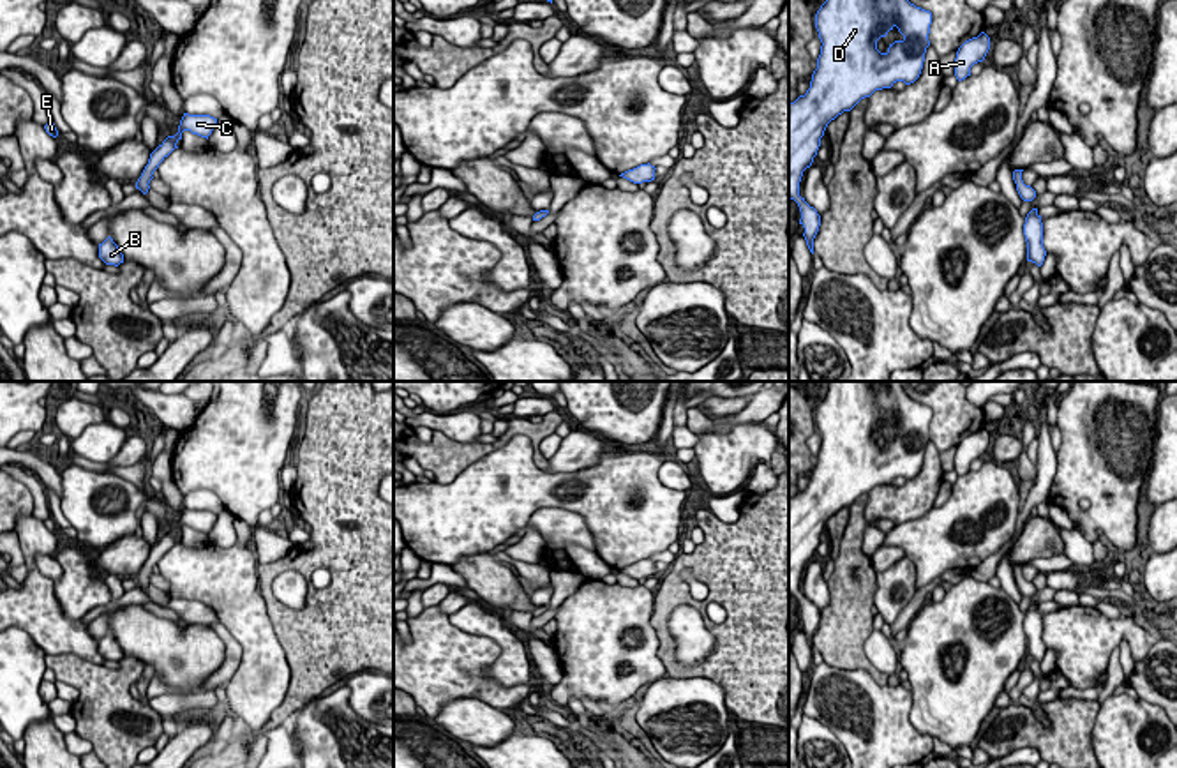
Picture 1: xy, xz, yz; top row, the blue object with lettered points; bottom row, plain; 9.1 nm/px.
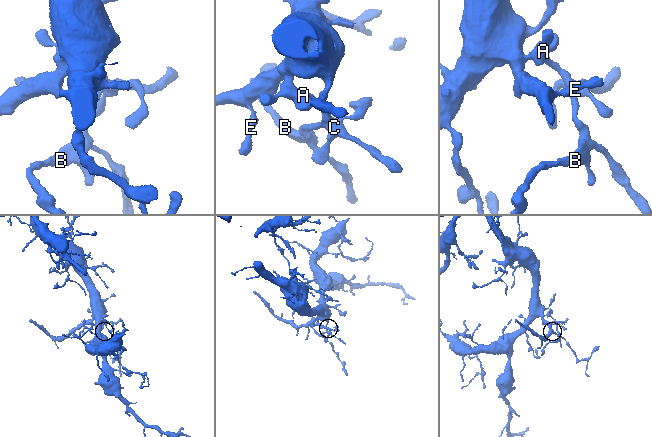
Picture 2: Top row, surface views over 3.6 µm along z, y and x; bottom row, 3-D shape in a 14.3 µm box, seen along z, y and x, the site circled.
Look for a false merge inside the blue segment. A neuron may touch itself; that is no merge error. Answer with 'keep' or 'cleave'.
keep

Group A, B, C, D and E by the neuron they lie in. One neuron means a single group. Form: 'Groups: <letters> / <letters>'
Groups: A B C D E

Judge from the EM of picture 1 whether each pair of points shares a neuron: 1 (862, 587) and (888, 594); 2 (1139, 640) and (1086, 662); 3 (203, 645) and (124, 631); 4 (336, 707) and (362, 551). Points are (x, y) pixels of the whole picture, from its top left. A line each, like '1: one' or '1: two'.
1: two
2: one
3: one
4: two

